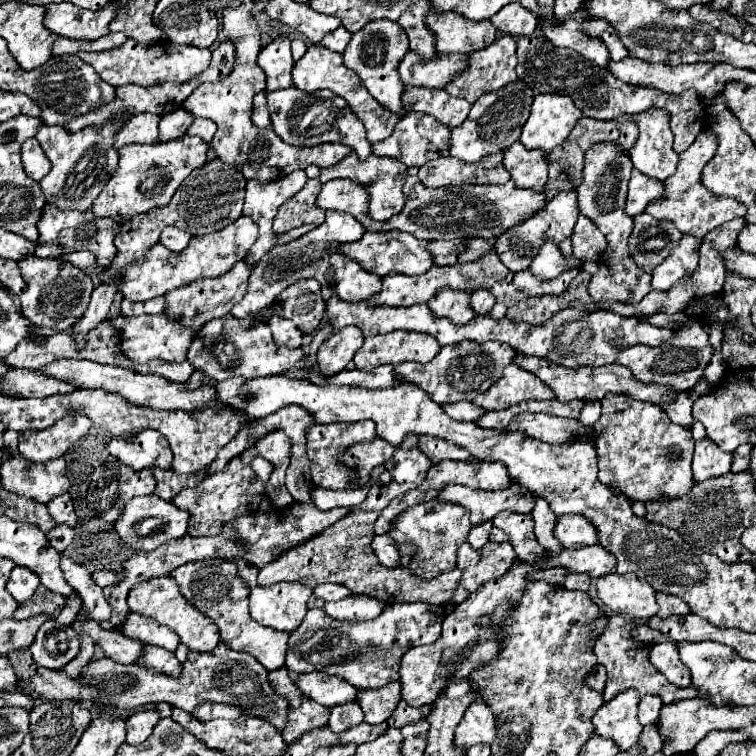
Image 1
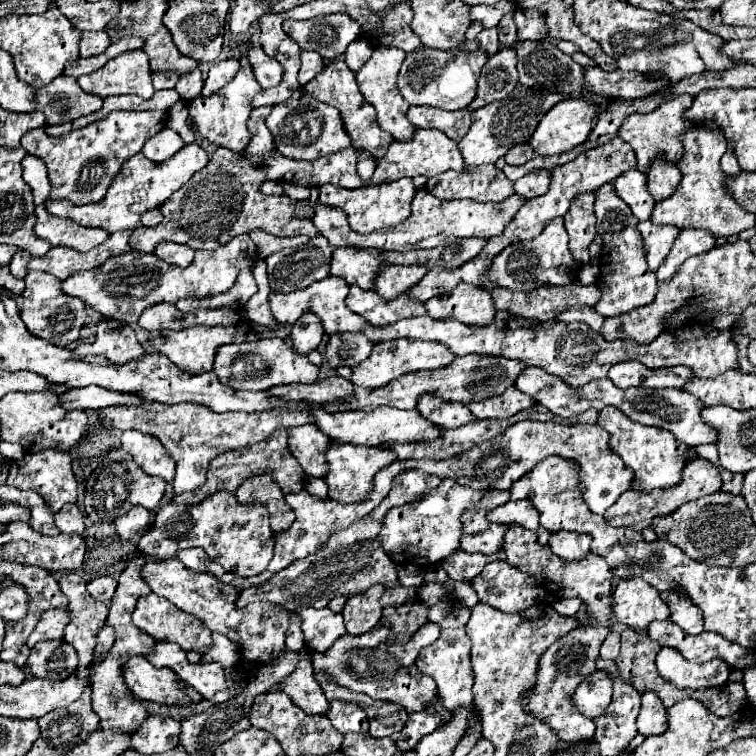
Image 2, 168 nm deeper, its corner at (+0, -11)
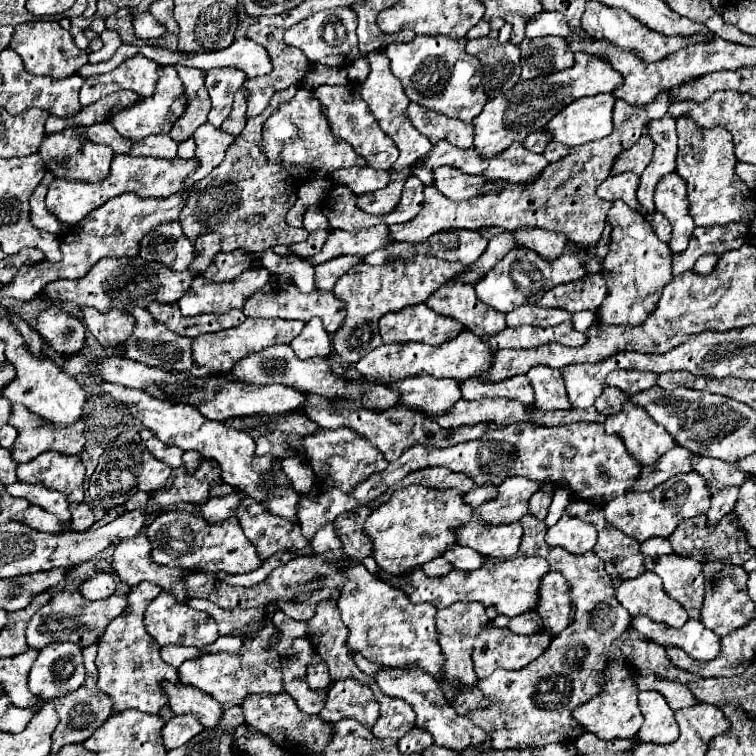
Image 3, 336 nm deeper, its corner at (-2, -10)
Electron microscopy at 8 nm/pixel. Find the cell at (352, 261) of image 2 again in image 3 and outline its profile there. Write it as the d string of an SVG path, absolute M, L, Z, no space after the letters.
M340 256L340 258L332 258L328 262L322 262L320 266L316 266L316 288L332 290L336 280L360 262L362 262L362 258L352 258L352 256Z

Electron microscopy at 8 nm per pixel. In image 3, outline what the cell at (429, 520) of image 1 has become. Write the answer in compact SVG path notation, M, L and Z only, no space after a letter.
M506 478L496 490L498 494L476 508L476 518L484 524L510 524L528 514L528 500L538 490L540 482L528 478Z

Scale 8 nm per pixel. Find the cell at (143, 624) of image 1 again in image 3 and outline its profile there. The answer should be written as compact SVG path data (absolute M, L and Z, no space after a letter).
M264 626L250 640L244 640L244 646L238 654L202 654L196 660L188 660L178 668L180 682L192 684L202 692L210 694L220 704L244 700L250 694L278 694L282 692L282 674L280 674L280 656L268 650L268 640L276 634L274 626Z

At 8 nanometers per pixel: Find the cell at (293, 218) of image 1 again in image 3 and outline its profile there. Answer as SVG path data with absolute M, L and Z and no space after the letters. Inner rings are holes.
M298 86L286 88L276 92L270 98L268 108L246 122L246 128L242 134L234 140L234 144L226 150L226 158L200 182L194 182L194 186L184 194L186 202L180 212L180 226L184 230L184 236L190 242L196 242L200 236L206 234L224 234L224 240L220 242L222 252L232 252L236 248L246 252L262 252L276 244L294 244L300 240L288 240L290 226L286 224L286 214L296 202L296 188L292 182L292 176L284 176L288 172L274 162L268 162L264 158L264 152L260 150L262 142L262 126L266 118L282 104L288 102L296 94ZM258 214L262 220L258 224L248 224L248 218Z

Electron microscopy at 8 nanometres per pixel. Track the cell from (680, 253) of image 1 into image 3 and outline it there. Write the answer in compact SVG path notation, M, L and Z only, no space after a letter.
M728 224L694 228L688 248L682 254L672 254L672 276L692 270L696 258L704 254L722 254L726 250L740 248L748 242L748 224Z

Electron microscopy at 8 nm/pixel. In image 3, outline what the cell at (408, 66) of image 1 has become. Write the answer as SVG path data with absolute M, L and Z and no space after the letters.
M416 36L410 44L394 42L384 48L390 58L390 68L394 76L400 78L406 96L430 110L442 112L450 118L460 118L472 122L480 114L488 96L482 90L482 64L476 56L464 52L466 38L452 40L442 36Z

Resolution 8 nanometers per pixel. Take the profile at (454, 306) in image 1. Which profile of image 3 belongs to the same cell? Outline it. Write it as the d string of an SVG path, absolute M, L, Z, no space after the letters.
M462 282L444 284L426 300L426 306L432 308L436 314L456 318L476 336L498 334L500 330L506 328L504 314L492 310L490 306L484 306L478 300L472 284Z

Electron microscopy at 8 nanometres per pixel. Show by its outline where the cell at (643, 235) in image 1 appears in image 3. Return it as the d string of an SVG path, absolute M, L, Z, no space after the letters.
M654 212L652 218L650 218L650 224L652 224L654 234L656 234L662 242L670 242L670 238L672 238L672 228L668 226L668 220L664 220L662 214Z

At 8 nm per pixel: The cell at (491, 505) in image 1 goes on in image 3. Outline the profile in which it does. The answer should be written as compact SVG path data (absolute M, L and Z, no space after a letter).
M536 492L530 502L528 502L528 512L532 516L536 516L538 520L544 520L546 518L546 512L548 512L548 506L550 506L550 500L552 496L550 494L542 494L542 492Z

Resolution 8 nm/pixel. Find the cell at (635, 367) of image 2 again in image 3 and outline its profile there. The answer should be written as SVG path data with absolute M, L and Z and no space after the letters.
M614 370L606 378L606 386L616 386L626 394L636 394L656 386L658 374L648 374L640 370Z

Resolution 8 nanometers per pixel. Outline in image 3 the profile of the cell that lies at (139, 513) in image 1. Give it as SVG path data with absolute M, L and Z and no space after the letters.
M138 492L136 496L128 498L124 504L116 506L116 508L114 508L114 514L116 514L116 516L122 516L122 514L126 514L126 512L144 510L144 508L148 508L148 494L144 494L144 492Z

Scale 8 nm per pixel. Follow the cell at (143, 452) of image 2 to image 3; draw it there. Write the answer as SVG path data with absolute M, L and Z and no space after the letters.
M142 430L140 432L140 438L142 442L146 444L148 452L154 454L154 458L158 458L160 462L164 462L166 466L170 466L172 470L176 470L180 464L182 464L182 450L176 448L176 446L168 446L164 442L160 442L150 430Z

